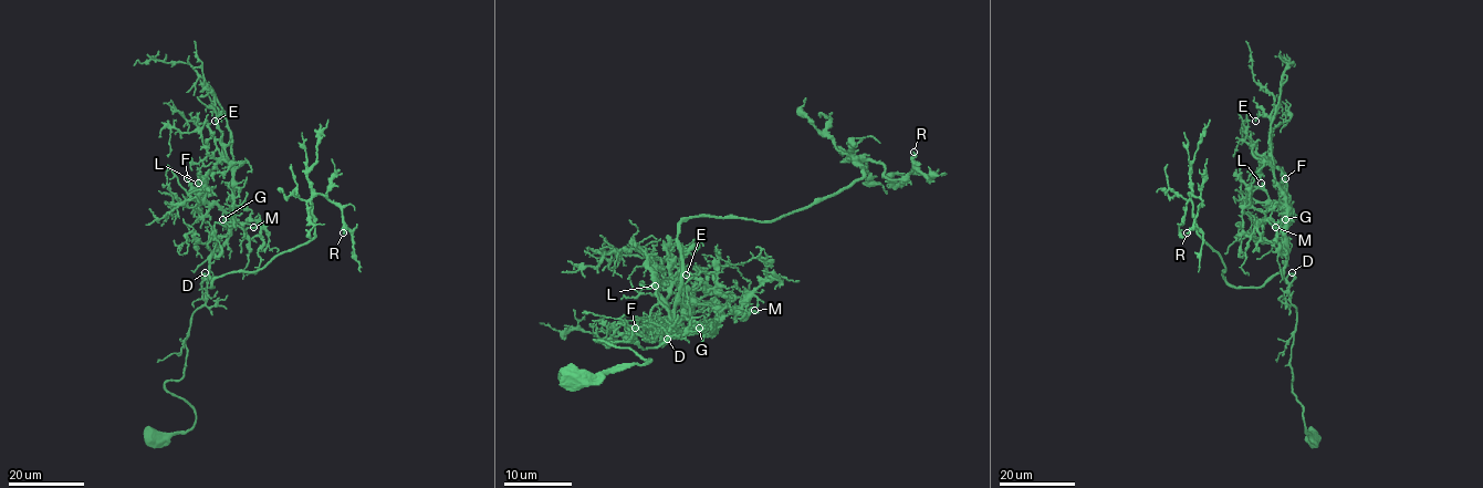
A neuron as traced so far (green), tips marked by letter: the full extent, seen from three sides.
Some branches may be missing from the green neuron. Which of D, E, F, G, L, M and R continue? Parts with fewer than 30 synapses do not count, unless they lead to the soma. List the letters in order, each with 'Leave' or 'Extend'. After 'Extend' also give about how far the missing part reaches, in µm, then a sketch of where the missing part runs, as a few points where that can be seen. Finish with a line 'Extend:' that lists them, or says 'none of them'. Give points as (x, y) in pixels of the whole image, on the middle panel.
D: Leave
E: Leave
F: Extend. Missing length about 20 µm. Course of what is missing: (635, 328), (626, 335), (599, 338), (578, 328), (532, 322)
G: Leave
L: Leave
M: Leave
R: Leave
Extend: F

